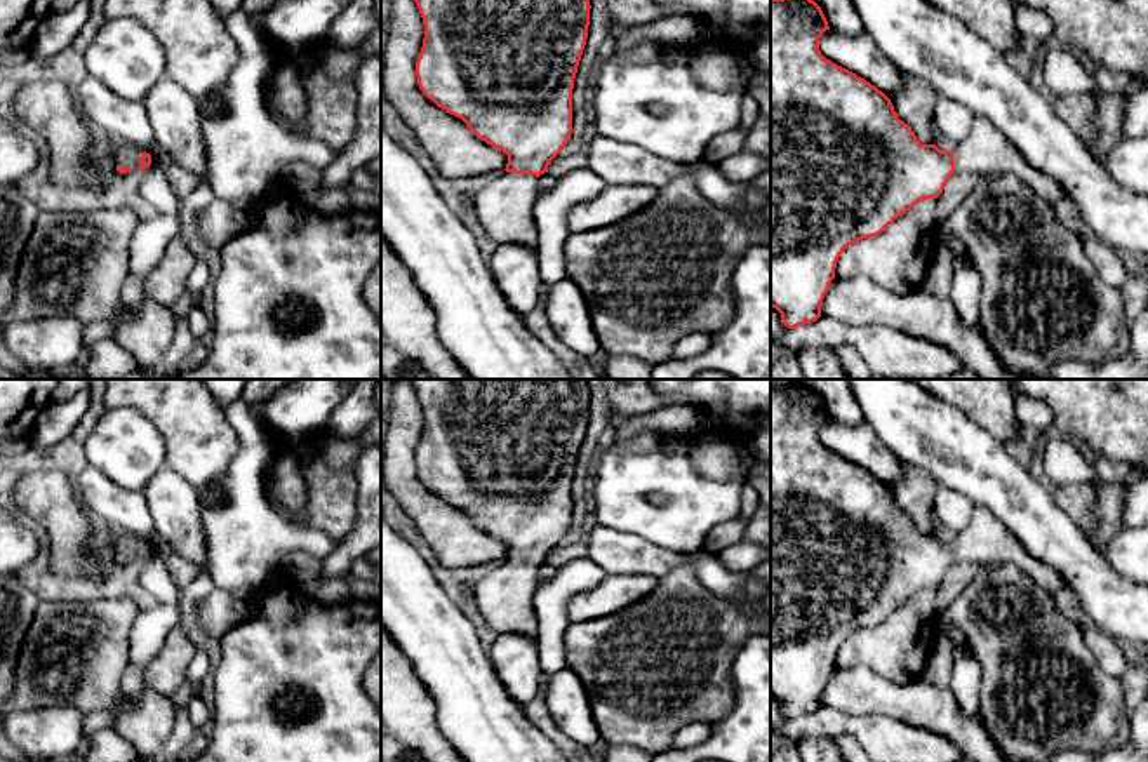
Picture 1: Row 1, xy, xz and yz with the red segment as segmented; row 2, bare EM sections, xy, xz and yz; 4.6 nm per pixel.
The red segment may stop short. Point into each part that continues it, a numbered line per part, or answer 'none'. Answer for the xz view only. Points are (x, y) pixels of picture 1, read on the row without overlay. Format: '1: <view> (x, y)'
1: xz (505, 597)

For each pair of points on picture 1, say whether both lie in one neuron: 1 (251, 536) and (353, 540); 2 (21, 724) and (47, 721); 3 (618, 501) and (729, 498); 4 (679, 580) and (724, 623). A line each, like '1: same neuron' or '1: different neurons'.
1: different neurons
2: same neuron
3: same neuron
4: same neuron

